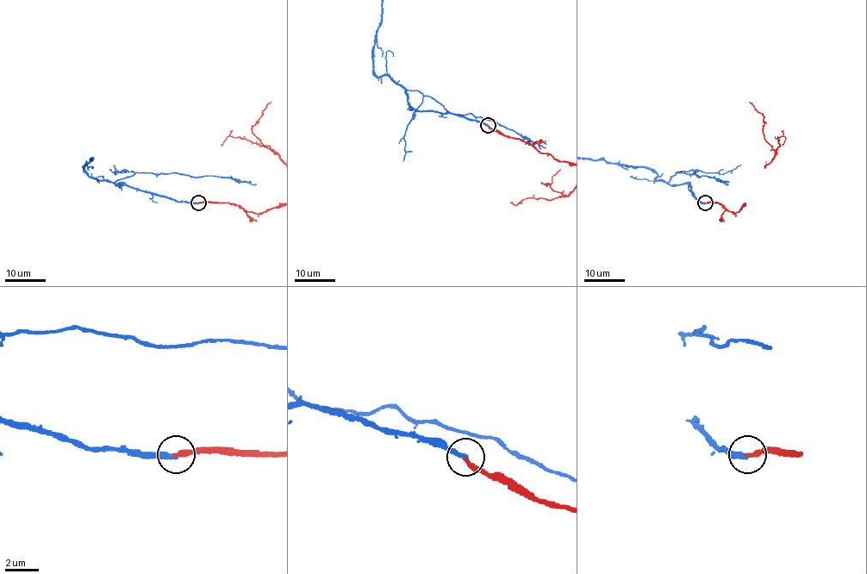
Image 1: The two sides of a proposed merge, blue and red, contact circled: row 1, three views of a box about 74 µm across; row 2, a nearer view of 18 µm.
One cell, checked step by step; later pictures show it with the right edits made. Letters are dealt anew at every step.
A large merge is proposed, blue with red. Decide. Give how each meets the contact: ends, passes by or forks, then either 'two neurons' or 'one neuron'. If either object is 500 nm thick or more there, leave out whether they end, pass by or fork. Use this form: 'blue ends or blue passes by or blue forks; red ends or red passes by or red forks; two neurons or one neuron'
blue ends; red ends; two neurons

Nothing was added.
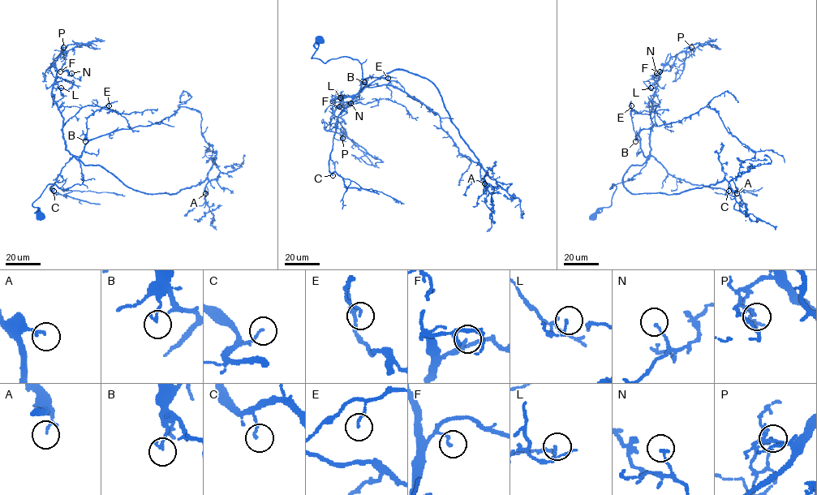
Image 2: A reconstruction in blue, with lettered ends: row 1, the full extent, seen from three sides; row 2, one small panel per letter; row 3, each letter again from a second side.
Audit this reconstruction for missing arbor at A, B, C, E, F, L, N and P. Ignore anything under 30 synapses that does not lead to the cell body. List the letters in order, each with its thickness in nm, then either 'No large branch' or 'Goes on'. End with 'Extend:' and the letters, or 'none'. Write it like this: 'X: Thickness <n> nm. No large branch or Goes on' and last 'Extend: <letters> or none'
A: Thickness 140 nm. No large branch
B: Thickness 160 nm. No large branch
C: Thickness 110 nm. No large branch
E: Thickness 110 nm. No large branch
F: Thickness 130 nm. No large branch
L: Thickness 100 nm. No large branch
N: Thickness 130 nm. No large branch
P: Thickness 140 nm. No large branch
Extend: none

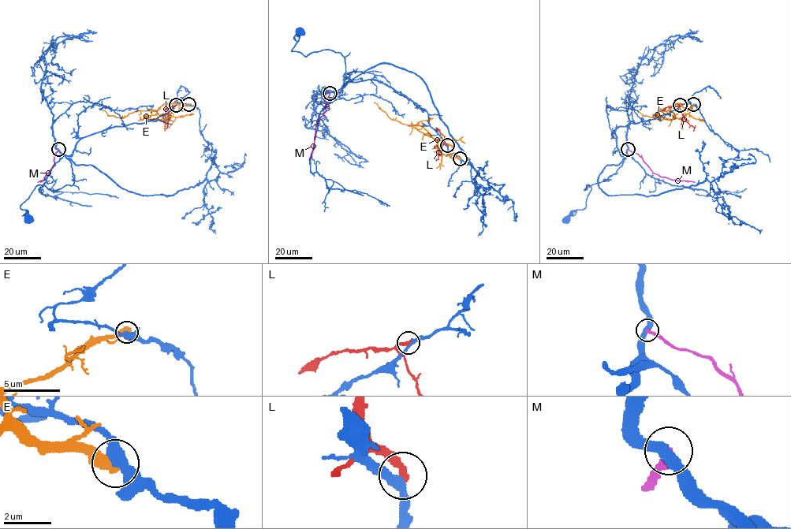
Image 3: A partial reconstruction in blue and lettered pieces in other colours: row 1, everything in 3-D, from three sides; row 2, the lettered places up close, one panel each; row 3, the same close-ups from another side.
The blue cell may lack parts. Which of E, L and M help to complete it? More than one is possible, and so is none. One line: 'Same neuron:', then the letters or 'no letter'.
Same neuron: no letter

